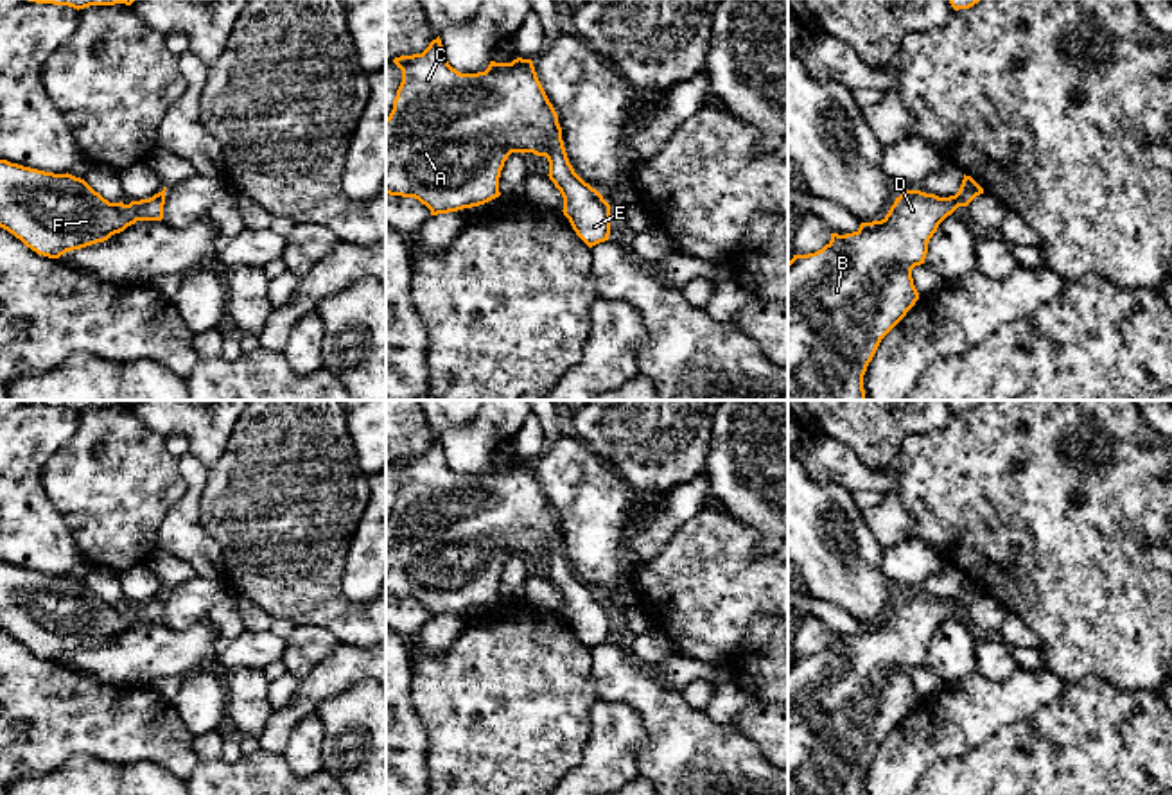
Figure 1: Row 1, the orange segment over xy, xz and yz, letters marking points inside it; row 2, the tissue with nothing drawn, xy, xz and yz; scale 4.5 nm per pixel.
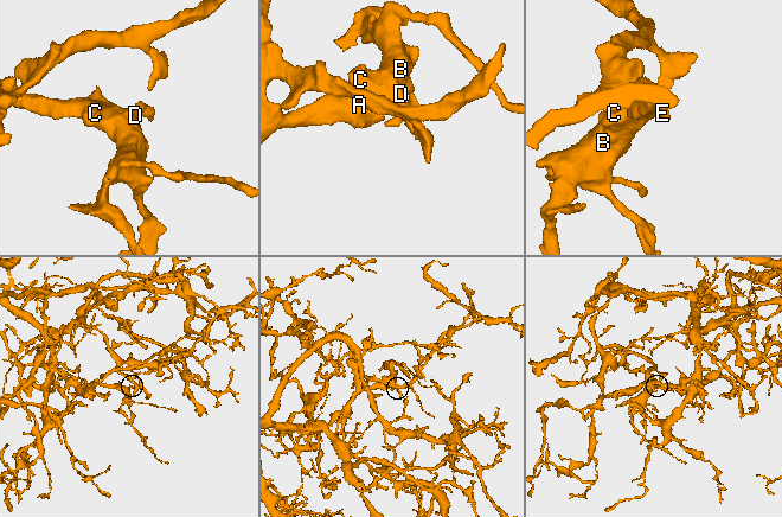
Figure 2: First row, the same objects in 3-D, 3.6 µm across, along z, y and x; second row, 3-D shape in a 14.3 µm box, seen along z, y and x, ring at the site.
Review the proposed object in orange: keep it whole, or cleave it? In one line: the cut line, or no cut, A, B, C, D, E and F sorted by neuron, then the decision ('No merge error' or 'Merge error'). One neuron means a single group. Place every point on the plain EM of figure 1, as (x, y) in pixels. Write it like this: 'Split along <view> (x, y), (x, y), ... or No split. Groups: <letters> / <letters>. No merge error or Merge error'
No split. Groups: A B C D E F. No merge error

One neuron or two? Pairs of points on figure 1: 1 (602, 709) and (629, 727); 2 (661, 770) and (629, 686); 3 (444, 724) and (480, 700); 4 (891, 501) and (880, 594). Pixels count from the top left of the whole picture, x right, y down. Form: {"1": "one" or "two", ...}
{"1": "one", "2": "one", "3": "one", "4": "two"}

